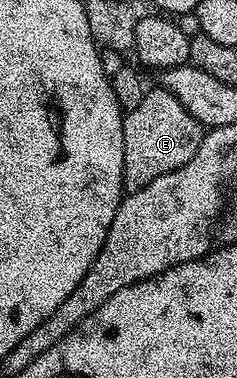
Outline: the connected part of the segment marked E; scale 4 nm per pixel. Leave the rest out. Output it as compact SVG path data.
M154 87L146 91L143 102L135 106L135 110L123 116L123 188L126 193L147 186L147 182L155 182L163 174L171 174L171 170L179 170L191 158L195 158L195 150L199 150L203 126L171 94L166 88Z

